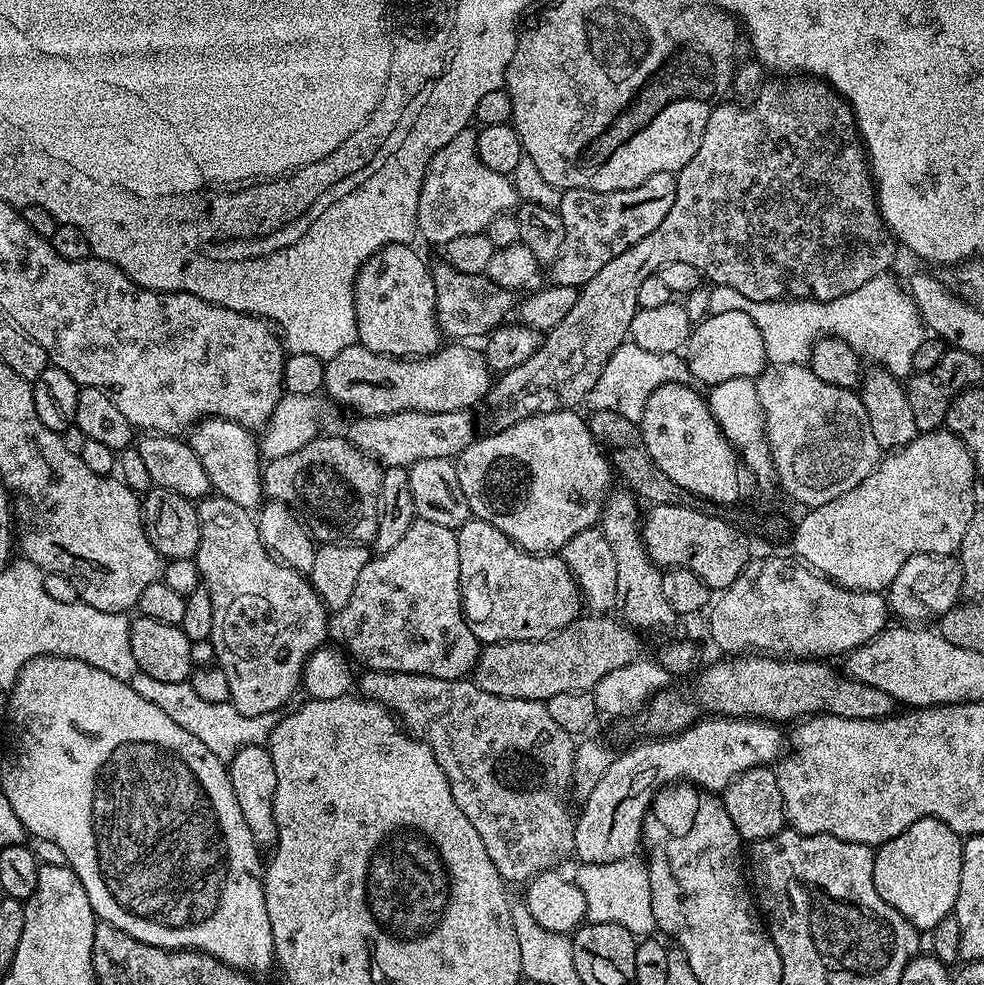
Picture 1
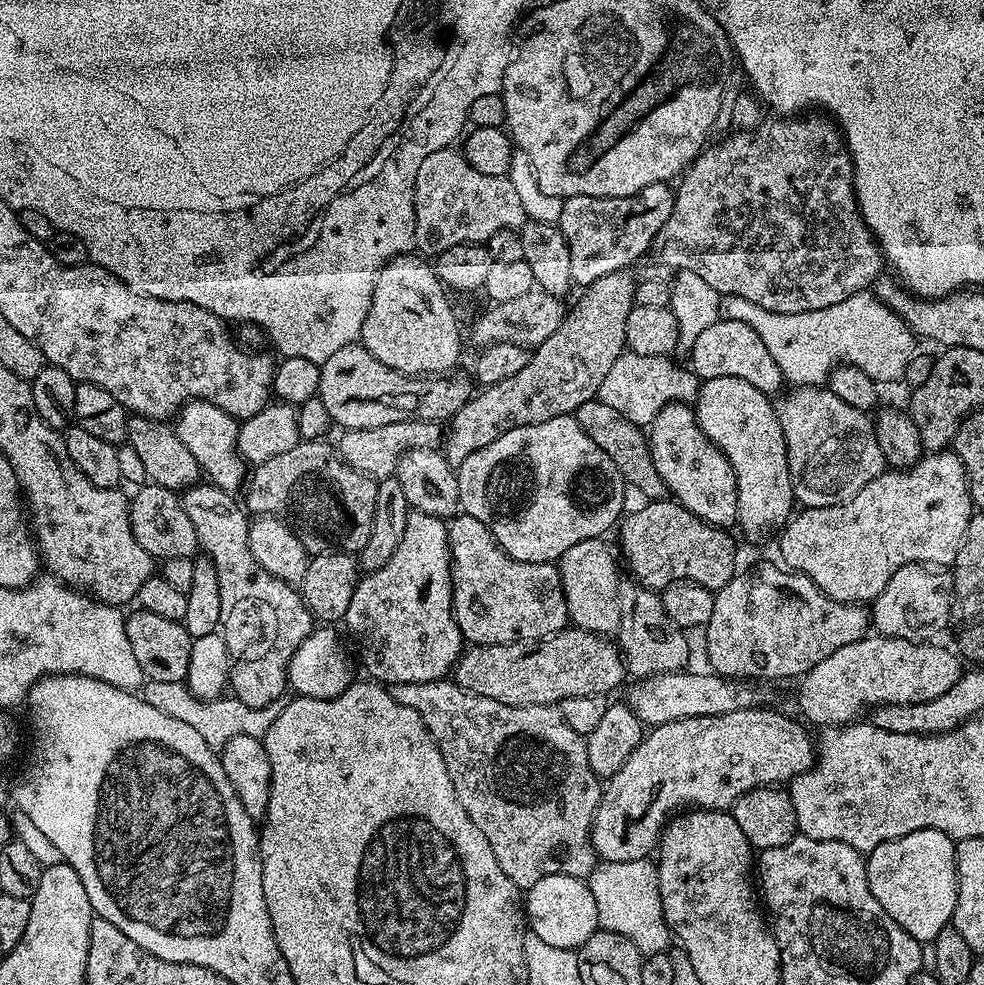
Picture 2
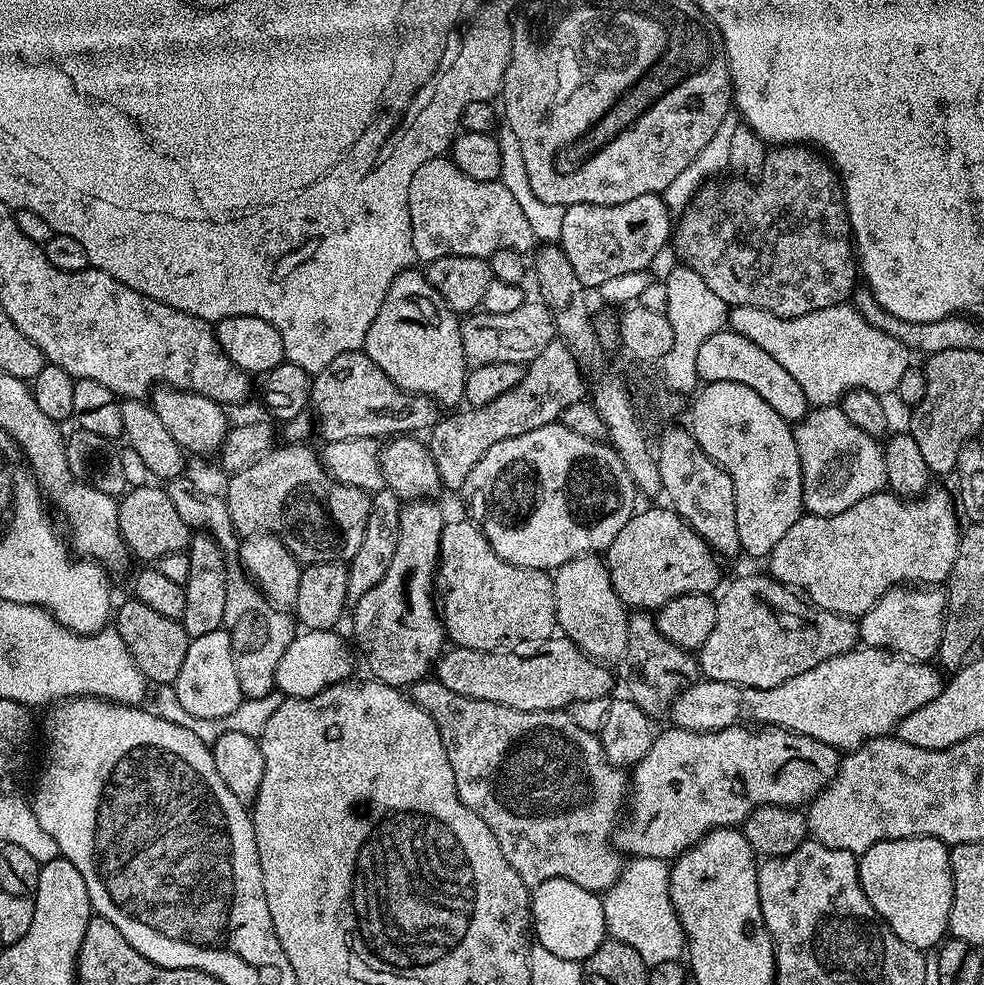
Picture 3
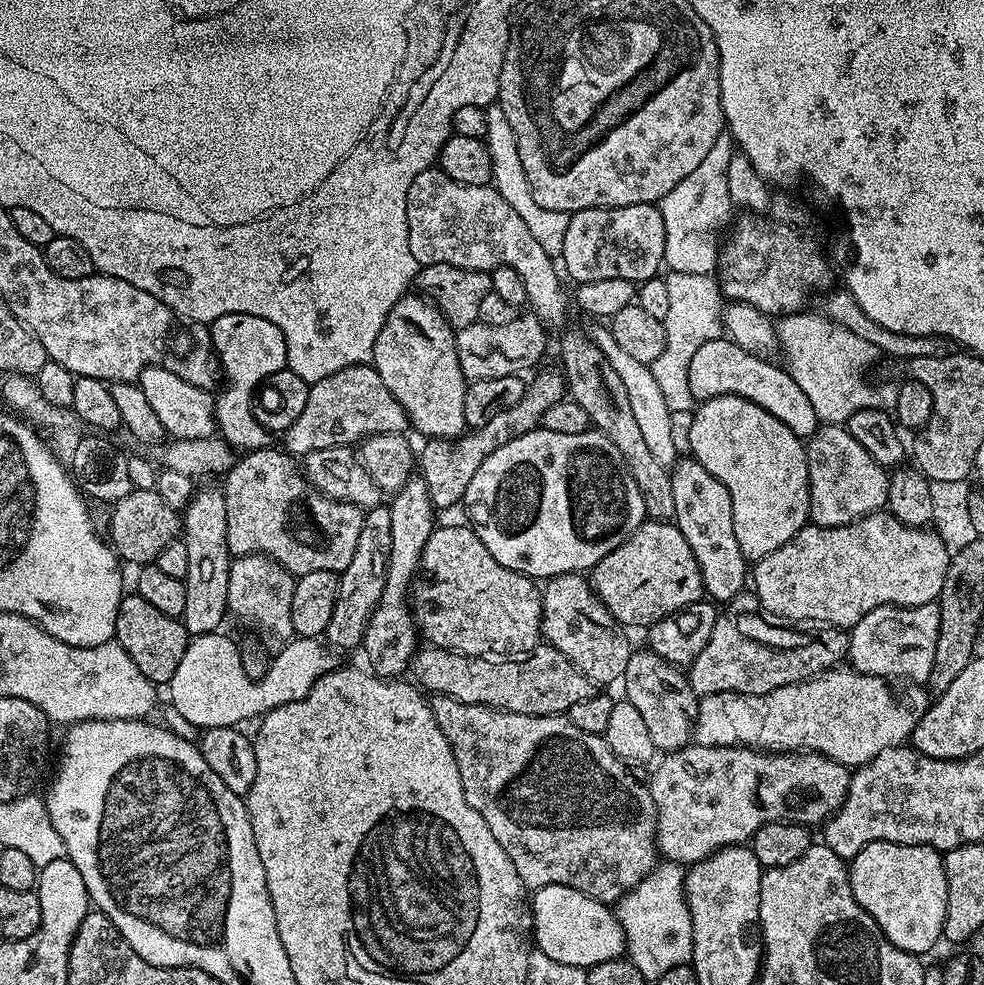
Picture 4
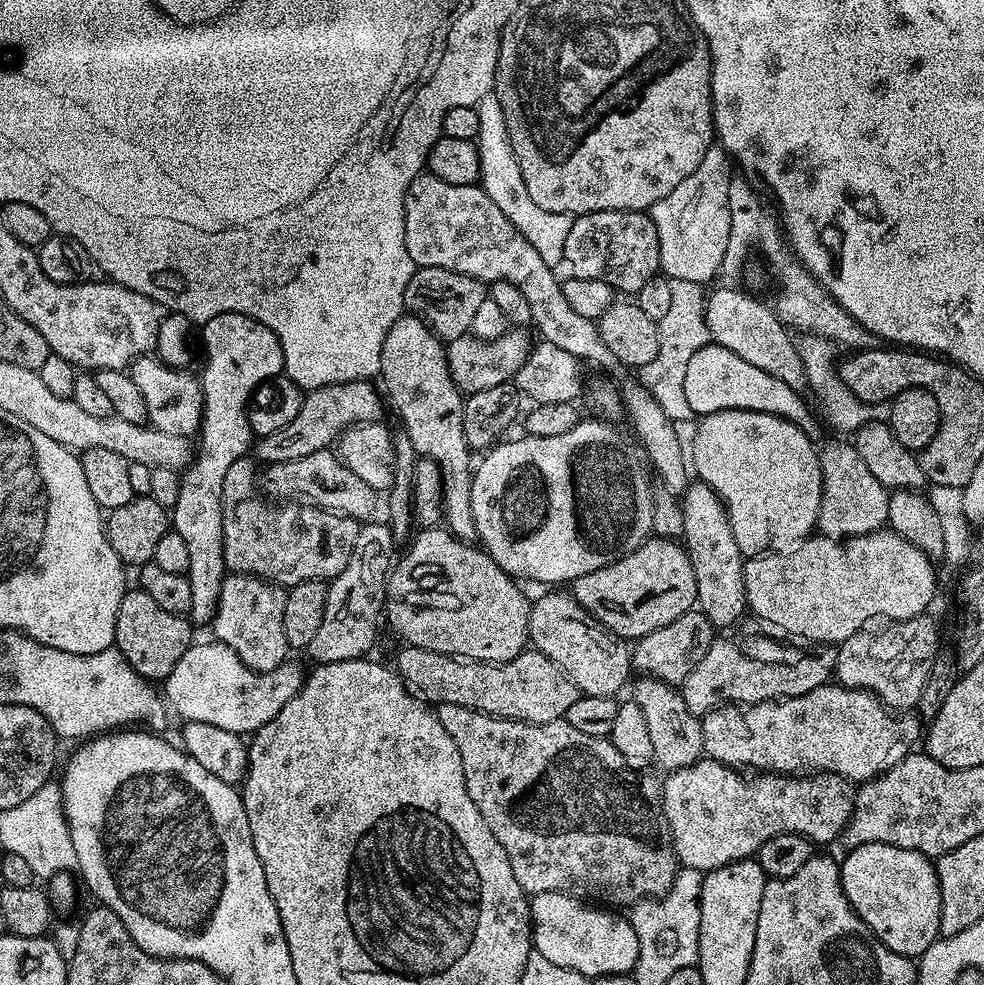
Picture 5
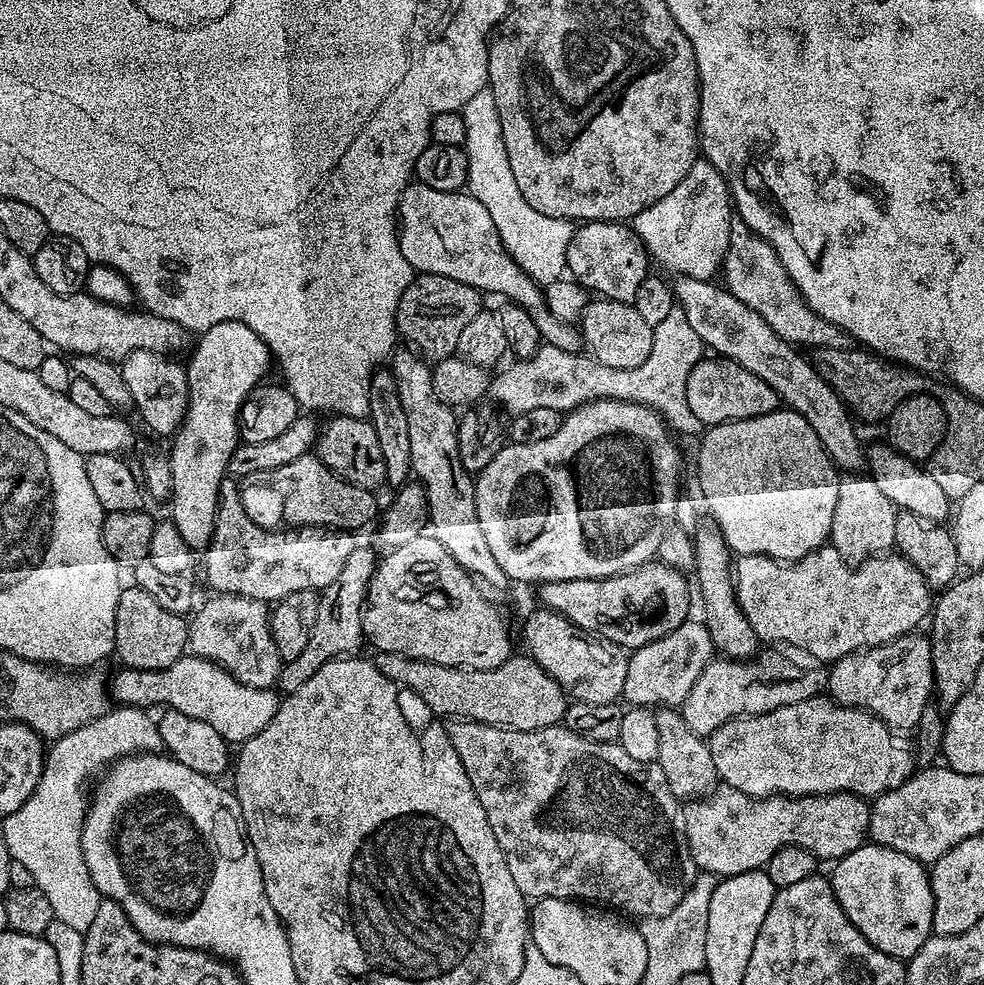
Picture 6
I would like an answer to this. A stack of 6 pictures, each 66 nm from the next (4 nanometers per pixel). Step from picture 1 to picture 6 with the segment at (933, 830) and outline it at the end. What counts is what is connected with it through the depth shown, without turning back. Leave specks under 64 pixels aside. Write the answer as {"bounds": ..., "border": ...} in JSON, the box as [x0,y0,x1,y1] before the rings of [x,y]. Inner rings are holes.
{"bounds":[830,842,934,961],"border":[[[865,842],[858,850],[846,854],[831,865],[830,883],[834,898],[842,906],[846,918],[862,930],[862,934],[882,954],[893,956],[895,960],[909,961],[933,935],[932,919],[934,918],[934,894],[930,872],[921,861],[910,858],[910,854],[902,854],[884,844]]]}

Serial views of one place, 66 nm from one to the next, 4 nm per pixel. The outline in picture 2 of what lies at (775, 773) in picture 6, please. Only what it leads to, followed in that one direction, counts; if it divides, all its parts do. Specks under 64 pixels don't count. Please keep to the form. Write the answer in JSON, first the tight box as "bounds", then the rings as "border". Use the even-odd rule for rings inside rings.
{"bounds":[626,634,962,726],"border":[[[869,634],[863,640],[850,642],[850,646],[842,646],[842,650],[834,650],[830,658],[822,658],[799,681],[799,715],[809,725],[843,726],[859,717],[856,715],[864,704],[917,704],[946,694],[960,680],[962,660],[955,651],[936,643]],[[667,672],[661,676],[649,676],[643,682],[636,682],[628,692],[626,703],[634,710],[638,719],[645,725],[655,726],[674,722],[682,718],[702,718],[703,716],[718,716],[730,714],[739,708],[751,708],[757,703],[751,687],[737,682],[732,678],[725,678],[704,672]]]}

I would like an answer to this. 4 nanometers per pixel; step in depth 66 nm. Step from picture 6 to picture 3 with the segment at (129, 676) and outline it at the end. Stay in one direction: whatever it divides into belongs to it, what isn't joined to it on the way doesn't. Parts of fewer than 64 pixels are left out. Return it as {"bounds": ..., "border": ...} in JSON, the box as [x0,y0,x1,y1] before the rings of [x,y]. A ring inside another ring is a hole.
{"bounds":[174,628,353,720],"border":[[[224,628],[189,639],[186,662],[182,662],[182,670],[174,687],[178,702],[182,702],[182,706],[196,718],[223,720],[224,717],[234,714],[234,710],[238,710],[245,694],[240,688],[234,666],[232,637]],[[300,630],[292,637],[286,654],[282,654],[282,662],[278,662],[276,667],[276,688],[283,692],[285,697],[293,700],[310,698],[353,675],[353,649],[349,641],[344,641],[338,633],[336,630]]]}

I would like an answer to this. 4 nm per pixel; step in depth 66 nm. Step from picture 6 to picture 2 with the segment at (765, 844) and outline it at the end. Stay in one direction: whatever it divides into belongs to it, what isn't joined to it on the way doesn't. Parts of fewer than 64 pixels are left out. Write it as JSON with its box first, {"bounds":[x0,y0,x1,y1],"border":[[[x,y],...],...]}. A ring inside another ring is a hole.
{"bounds":[592,707,818,864],"border":[[[760,707],[739,708],[730,714],[682,718],[655,725],[634,754],[630,754],[603,785],[600,805],[592,823],[592,849],[597,857],[609,864],[649,859],[657,851],[666,825],[681,809],[723,812],[731,809],[742,794],[755,788],[787,785],[795,776],[801,776],[813,767],[818,748],[814,736],[807,732],[809,729],[799,719],[791,720],[772,708]]]}

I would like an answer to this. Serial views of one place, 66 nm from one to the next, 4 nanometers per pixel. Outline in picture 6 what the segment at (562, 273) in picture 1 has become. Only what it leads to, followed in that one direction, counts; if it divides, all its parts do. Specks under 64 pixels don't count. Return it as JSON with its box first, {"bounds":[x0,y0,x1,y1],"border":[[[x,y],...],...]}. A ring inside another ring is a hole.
{"bounds":[566,220,650,304],"border":[[[589,220],[581,223],[570,238],[570,246],[566,250],[567,271],[571,279],[587,288],[589,293],[605,300],[617,300],[623,304],[631,304],[638,286],[650,275],[650,255],[643,241],[639,239],[635,229],[624,222],[614,220]]]}

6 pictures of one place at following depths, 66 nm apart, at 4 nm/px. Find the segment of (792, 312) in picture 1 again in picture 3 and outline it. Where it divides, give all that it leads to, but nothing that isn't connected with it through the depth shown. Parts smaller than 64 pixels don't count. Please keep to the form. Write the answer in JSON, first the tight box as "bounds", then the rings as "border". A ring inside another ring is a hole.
{"bounds":[727,304,910,405],"border":[[[835,304],[801,316],[775,316],[754,306],[738,306],[729,311],[727,327],[762,346],[774,362],[781,364],[802,386],[809,405],[835,405],[854,388],[877,394],[895,393],[910,366],[909,348],[850,305]]]}

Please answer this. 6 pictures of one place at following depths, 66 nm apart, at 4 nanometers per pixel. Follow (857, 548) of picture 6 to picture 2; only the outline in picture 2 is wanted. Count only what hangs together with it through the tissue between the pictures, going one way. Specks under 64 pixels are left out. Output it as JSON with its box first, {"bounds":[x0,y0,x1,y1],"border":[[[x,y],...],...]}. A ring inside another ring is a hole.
{"bounds":[778,386,886,508],"border":[[[796,386],[791,391],[792,397],[778,404],[778,411],[797,501],[804,508],[821,508],[854,498],[886,468],[869,413],[842,402],[827,386]]]}

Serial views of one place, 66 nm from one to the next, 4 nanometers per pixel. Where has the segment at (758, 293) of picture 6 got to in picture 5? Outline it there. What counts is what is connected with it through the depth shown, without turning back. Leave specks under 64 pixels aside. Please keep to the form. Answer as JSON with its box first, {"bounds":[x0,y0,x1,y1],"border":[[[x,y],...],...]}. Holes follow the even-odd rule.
{"bounds":[722,175,882,350],"border":[[[743,175],[732,176],[730,182],[730,242],[726,242],[726,258],[722,258],[722,272],[726,277],[736,276],[744,268],[744,263],[748,260],[748,255],[752,251],[761,252],[768,259],[768,272],[772,275],[772,280],[776,283],[776,304],[774,311],[776,317],[789,330],[795,330],[800,334],[811,334],[821,336],[824,340],[830,340],[833,344],[844,350],[863,350],[866,348],[881,347],[882,341],[876,337],[866,326],[862,326],[850,315],[841,304],[839,304],[829,292],[809,275],[808,271],[800,265],[799,260],[790,258],[789,249],[782,239],[782,228],[779,223],[764,209],[764,204],[759,200],[757,189]]]}

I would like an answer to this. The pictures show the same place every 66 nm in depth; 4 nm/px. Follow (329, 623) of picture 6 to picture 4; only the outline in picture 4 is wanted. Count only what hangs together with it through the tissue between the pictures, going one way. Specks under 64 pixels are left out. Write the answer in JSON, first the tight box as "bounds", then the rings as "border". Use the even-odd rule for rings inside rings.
{"bounds":[323,506,390,649],"border":[[[387,506],[367,509],[362,522],[362,534],[358,534],[358,547],[354,549],[354,558],[350,558],[350,566],[339,573],[340,585],[338,598],[334,602],[334,614],[330,614],[330,626],[326,626],[323,634],[323,639],[333,649],[361,647],[370,614],[374,614],[386,586],[389,558],[390,510]]]}

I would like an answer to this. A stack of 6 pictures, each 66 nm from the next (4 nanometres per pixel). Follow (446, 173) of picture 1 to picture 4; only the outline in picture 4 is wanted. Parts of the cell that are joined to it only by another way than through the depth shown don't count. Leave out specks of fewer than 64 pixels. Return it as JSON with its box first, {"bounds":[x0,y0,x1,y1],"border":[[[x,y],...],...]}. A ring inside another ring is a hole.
{"bounds":[406,166,570,326],"border":[[[433,166],[430,168],[427,168],[426,170],[422,170],[422,174],[418,174],[418,178],[414,178],[414,182],[410,182],[410,194],[406,198],[406,222],[408,223],[408,233],[410,234],[410,254],[414,254],[414,258],[418,261],[419,264],[426,265],[426,264],[449,264],[450,266],[462,266],[466,270],[478,270],[479,272],[486,272],[491,274],[494,269],[496,268],[509,268],[510,270],[518,270],[518,274],[522,278],[522,282],[526,282],[526,294],[528,295],[528,304],[530,305],[531,311],[534,313],[535,316],[539,320],[543,320],[545,325],[553,326],[552,324],[560,324],[563,322],[564,319],[568,316],[568,304],[570,308],[570,300],[568,297],[568,300],[566,297],[564,297],[564,288],[562,285],[560,285],[560,276],[561,273],[558,271],[556,273],[556,268],[554,265],[553,257],[548,255],[548,252],[546,250],[542,250],[542,246],[538,242],[538,238],[534,238],[534,234],[530,234],[530,230],[526,230],[526,222],[522,222],[522,218],[518,218],[518,210],[514,210],[514,206],[510,206],[508,202],[506,202],[506,198],[502,198],[502,194],[498,194],[495,190],[495,188],[483,184],[482,186],[466,186],[462,182],[454,182],[454,178],[450,178],[445,172],[440,171],[439,167]]]}

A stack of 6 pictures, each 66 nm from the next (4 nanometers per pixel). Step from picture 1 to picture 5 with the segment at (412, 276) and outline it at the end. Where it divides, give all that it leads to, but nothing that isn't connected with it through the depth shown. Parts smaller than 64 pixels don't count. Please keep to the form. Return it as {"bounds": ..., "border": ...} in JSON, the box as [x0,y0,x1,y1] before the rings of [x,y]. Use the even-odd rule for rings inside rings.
{"bounds":[379,314,477,541],"border":[[[411,314],[400,316],[398,322],[394,322],[394,326],[390,326],[390,334],[386,336],[386,342],[382,344],[379,379],[384,380],[385,386],[388,387],[389,397],[387,396],[387,399],[390,404],[390,399],[392,399],[397,414],[404,419],[402,430],[408,435],[410,442],[414,442],[414,450],[421,457],[433,460],[436,467],[440,469],[440,481],[444,491],[443,523],[448,531],[459,540],[475,541],[477,534],[474,526],[474,510],[470,510],[474,460],[471,460],[473,457],[470,455],[470,449],[462,430],[465,397],[450,378],[445,341],[439,340],[416,316]]]}

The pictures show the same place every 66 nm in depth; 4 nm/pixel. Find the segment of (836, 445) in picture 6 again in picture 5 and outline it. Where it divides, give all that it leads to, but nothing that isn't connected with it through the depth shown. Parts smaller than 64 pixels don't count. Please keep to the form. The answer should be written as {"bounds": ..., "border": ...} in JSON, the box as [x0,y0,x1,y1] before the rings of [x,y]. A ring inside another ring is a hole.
{"bounds":[704,288,805,390],"border":[[[716,288],[707,293],[704,314],[711,343],[726,346],[726,350],[734,350],[738,358],[758,366],[758,370],[766,370],[766,374],[774,374],[774,378],[786,382],[786,386],[797,390],[805,387],[804,367],[797,341],[769,305],[767,308],[750,293],[739,292],[736,288]]]}

